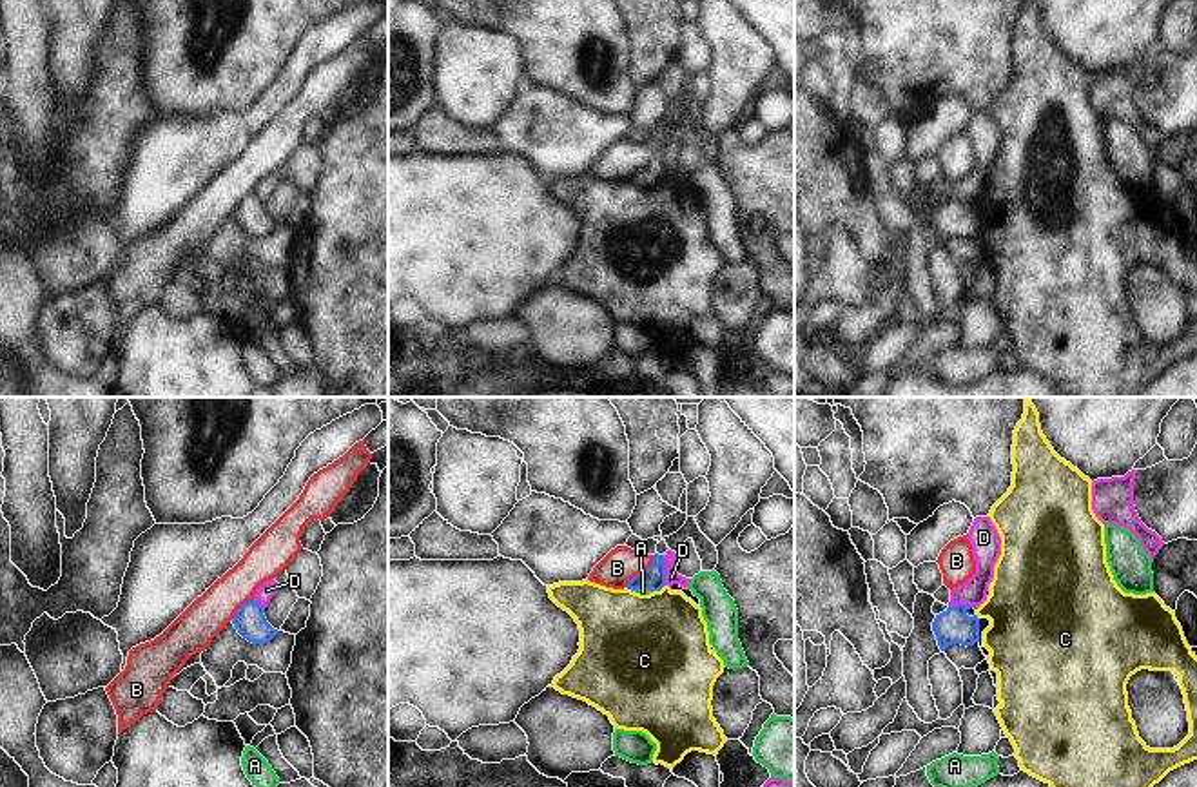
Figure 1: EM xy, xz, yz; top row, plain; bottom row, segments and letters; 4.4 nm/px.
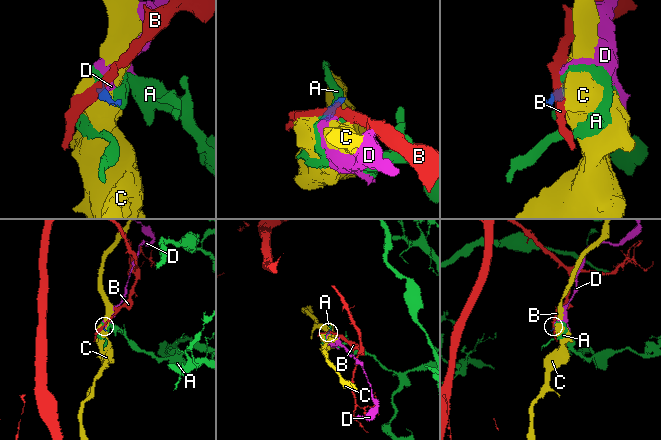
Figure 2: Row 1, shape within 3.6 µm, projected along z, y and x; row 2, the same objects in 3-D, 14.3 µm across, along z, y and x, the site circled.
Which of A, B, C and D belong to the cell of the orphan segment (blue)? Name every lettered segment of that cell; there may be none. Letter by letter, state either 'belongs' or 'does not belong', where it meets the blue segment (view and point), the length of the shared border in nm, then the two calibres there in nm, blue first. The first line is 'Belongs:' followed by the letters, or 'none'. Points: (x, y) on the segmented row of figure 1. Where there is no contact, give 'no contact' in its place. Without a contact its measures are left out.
Belongs: A
A: belongs; meets blue in xz at (642, 588); contact 90 nm long; 100 nm thick on the blue side, 30 nm on the other
B: does not belong; meets blue in xz at (641, 573); contact 190 nm long; 100 nm thick on the blue side, 160 nm on the other
C: does not belong; meets blue in xz at (659, 590); contact 70 nm long; 100 nm thick on the blue side, 460 nm on the other
D: does not belong; meets blue in xz at (664, 570); contact 140 nm long; 100 nm thick on the blue side, 60 nm on the other

